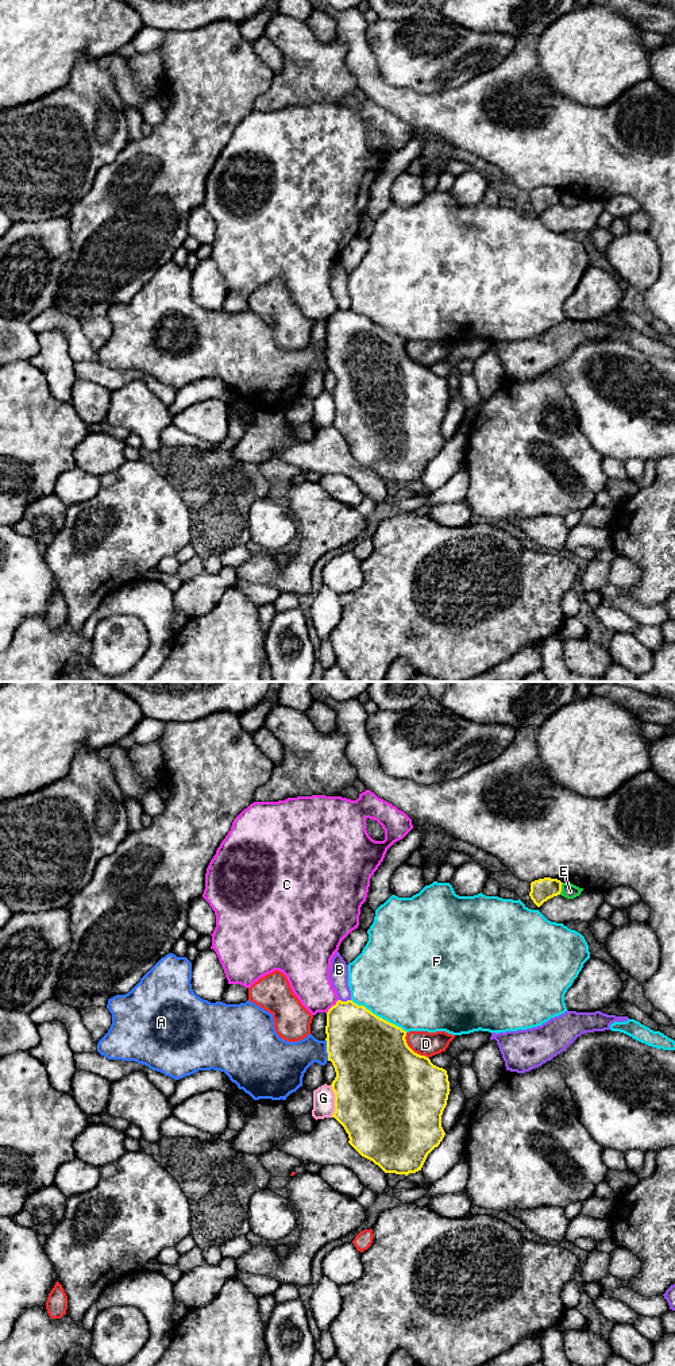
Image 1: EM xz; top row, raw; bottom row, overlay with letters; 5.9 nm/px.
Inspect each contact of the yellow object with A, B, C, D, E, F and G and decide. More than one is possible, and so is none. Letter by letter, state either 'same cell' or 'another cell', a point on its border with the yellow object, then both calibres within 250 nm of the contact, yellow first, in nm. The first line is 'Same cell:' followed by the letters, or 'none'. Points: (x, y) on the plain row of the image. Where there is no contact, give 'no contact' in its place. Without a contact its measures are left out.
Same cell: none
A: another cell | xz (327, 359) | 440/240 nm
B: another cell | xz (344, 311) | 380/110 nm
C: another cell | xz (331, 316) | 360/260 nm
D: another cell | xz (411, 358) | 500/140 nm
E: another cell | xz (560, 197) | 140/90 nm
F: another cell | xz (378, 325) | 460/500 nm
G: another cell | xz (335, 411) | 500/130 nm

